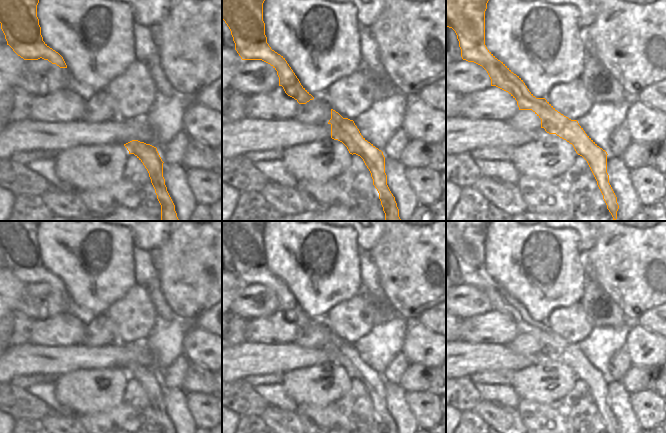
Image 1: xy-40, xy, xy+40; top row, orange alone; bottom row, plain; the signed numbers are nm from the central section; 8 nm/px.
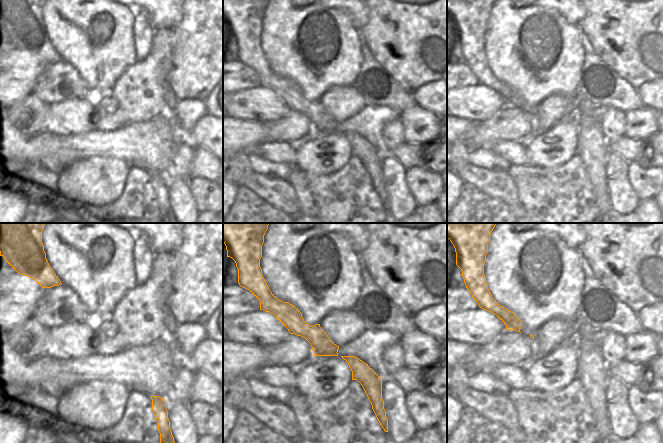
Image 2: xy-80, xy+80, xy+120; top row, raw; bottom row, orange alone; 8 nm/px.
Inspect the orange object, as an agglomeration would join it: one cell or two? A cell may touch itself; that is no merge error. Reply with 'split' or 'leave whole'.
leave whole

